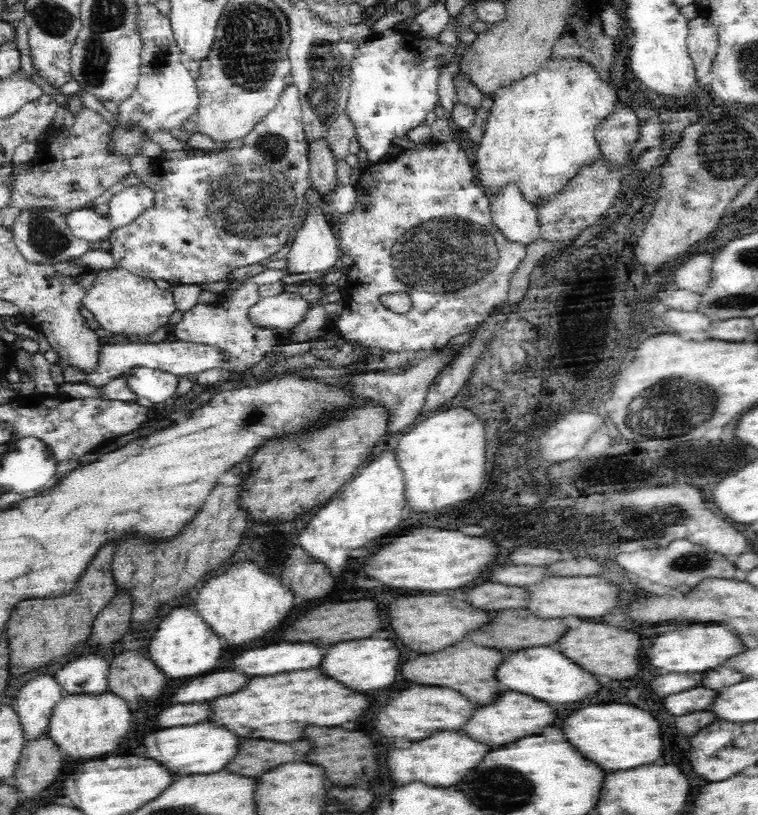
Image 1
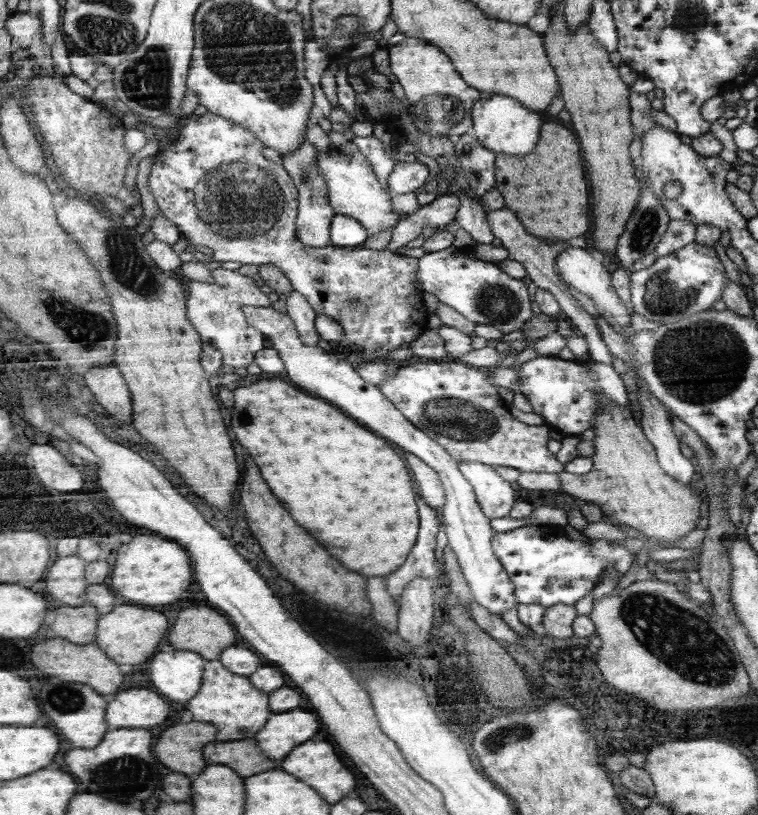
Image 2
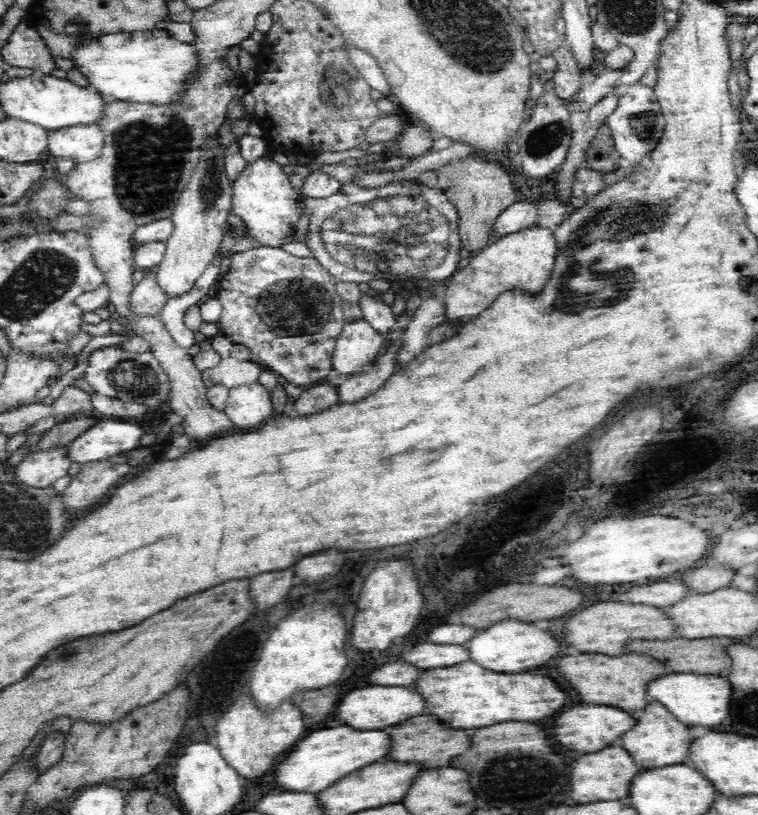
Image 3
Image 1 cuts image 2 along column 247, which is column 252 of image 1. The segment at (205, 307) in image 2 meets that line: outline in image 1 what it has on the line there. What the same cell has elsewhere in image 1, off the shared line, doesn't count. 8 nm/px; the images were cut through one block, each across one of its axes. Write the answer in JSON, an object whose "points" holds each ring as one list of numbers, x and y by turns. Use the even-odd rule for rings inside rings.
{"points":[[312,206,308,210,308,218,301,222,296,230,296,237,290,244,287,254,287,268,284,269,262,269,254,276,248,277,244,284,232,292,230,298,226,298,220,306,197,303,190,310,183,312,182,320,175,324,175,334,178,340,194,343,207,344,217,348,225,360,218,364,221,370,228,372,243,372,258,364,266,352,277,345,280,346,279,333,272,327,262,327,250,320,250,307,258,300,258,292,263,284,280,282,284,274,308,274,308,272,324,272,332,266,340,264,341,252,338,248,338,237,332,234,333,227,328,224,328,218,324,216,322,208]]}

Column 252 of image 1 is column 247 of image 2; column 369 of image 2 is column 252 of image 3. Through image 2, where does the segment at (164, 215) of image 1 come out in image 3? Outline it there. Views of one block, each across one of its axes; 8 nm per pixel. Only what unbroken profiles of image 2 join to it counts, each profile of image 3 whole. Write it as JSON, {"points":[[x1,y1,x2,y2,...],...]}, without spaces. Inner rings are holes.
{"points":[[262,245,234,253,227,271,228,274,220,278,216,287,216,298,223,308,216,322,220,332,234,344,248,346,252,356,296,386,308,387,324,382,333,368,332,357,337,336,346,321,335,278,314,257,299,258,282,247]]}

